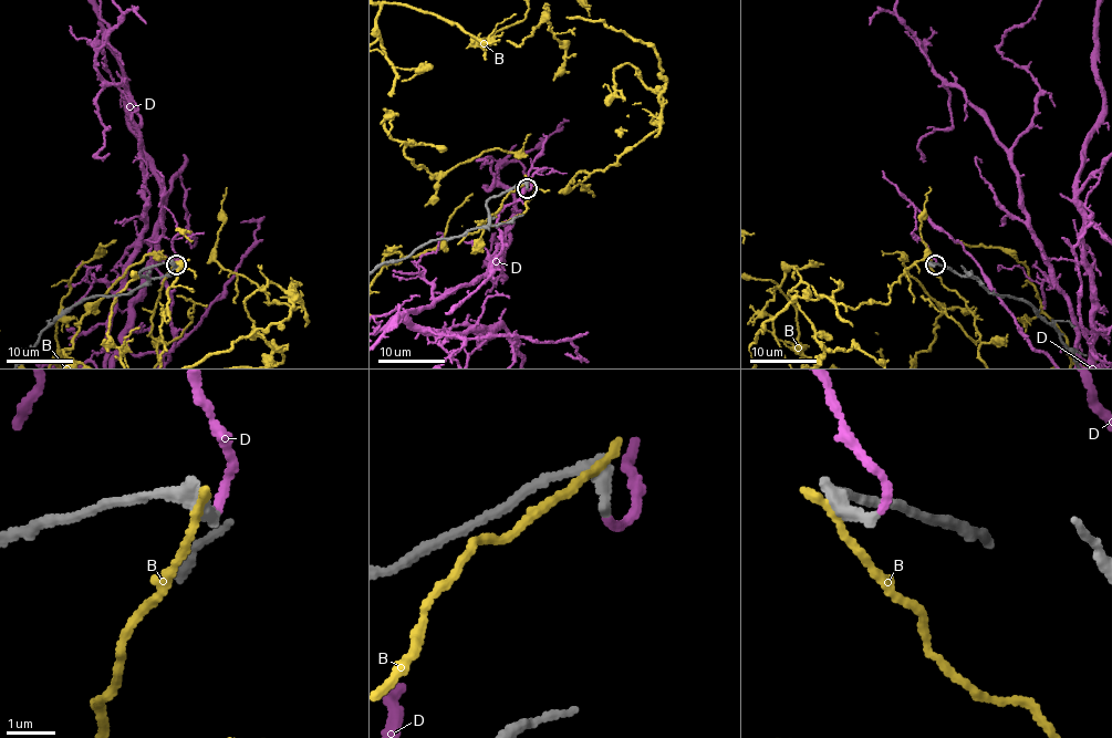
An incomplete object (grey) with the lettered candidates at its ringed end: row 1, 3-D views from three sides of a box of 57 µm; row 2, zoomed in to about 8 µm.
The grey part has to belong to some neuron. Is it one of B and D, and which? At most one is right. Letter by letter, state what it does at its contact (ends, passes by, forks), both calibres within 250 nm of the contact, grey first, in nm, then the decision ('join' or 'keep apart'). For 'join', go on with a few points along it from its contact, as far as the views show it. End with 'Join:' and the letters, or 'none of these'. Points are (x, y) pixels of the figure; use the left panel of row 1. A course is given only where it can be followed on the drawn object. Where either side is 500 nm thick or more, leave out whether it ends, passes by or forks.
B: it ends; calibres 440 and 200 nm; keep apart
D: it ends; calibres 300 and 150 nm; join
Join: D

